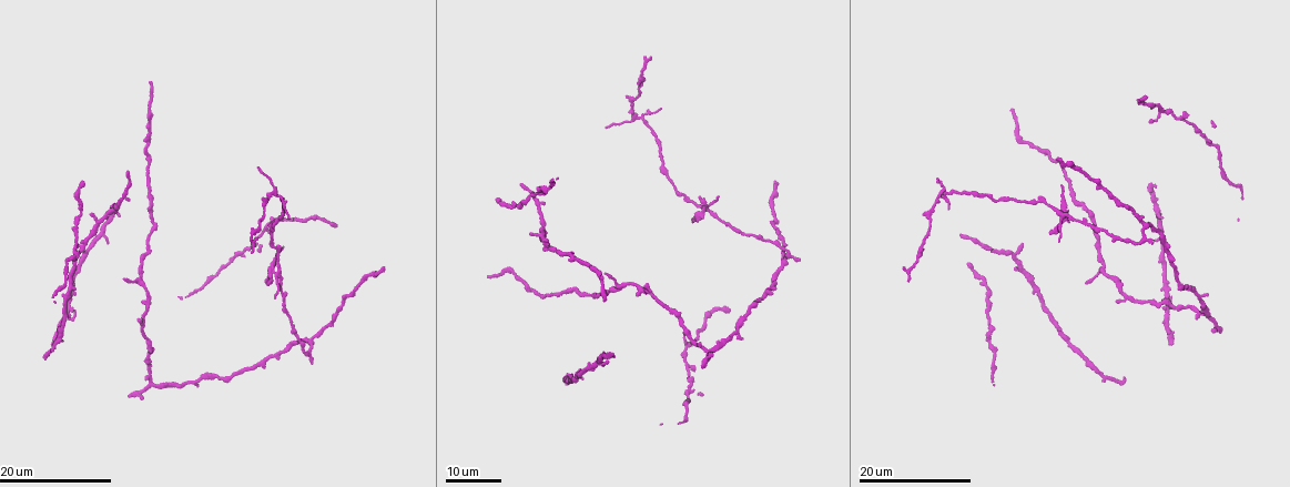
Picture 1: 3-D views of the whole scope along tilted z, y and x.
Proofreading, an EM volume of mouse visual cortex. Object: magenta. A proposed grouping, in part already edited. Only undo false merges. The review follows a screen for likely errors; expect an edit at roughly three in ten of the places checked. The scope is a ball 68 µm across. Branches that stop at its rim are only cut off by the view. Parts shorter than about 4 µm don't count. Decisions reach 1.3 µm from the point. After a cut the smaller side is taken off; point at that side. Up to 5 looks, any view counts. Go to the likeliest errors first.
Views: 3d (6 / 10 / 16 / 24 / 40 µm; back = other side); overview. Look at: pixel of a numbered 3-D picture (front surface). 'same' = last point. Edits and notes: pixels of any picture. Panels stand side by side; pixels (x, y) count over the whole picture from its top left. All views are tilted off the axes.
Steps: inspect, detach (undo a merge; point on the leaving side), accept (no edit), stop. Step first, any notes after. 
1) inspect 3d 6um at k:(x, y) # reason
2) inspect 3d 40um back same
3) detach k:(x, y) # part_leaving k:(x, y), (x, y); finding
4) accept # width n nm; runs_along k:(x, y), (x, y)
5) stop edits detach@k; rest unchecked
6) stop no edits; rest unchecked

inspect 3d 16um at 1:(280, 274) # four-way junction

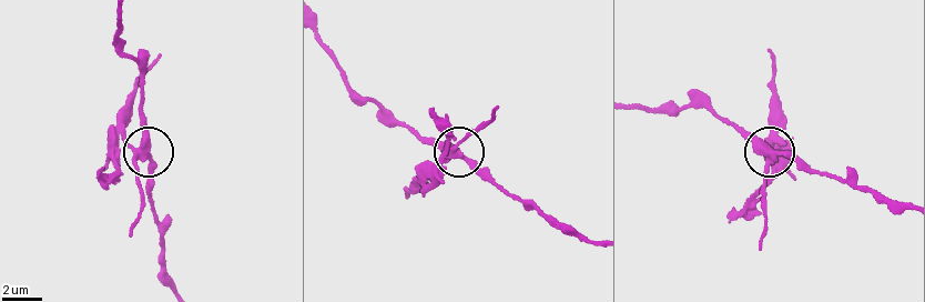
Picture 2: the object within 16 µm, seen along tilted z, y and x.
inspect 3d 6um at 2:(143, 145) # zoom in

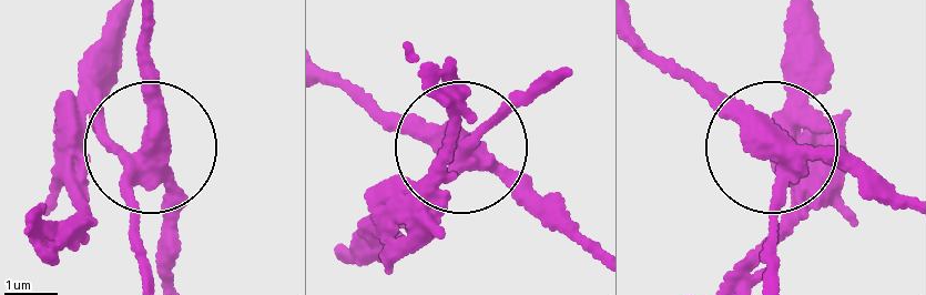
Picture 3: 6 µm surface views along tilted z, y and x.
detach 3:(431, 215) # width 360 nm; part_leaving 3:(461, 159), (344, 258); a second neuron is stuck on

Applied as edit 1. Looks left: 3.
inspect overview

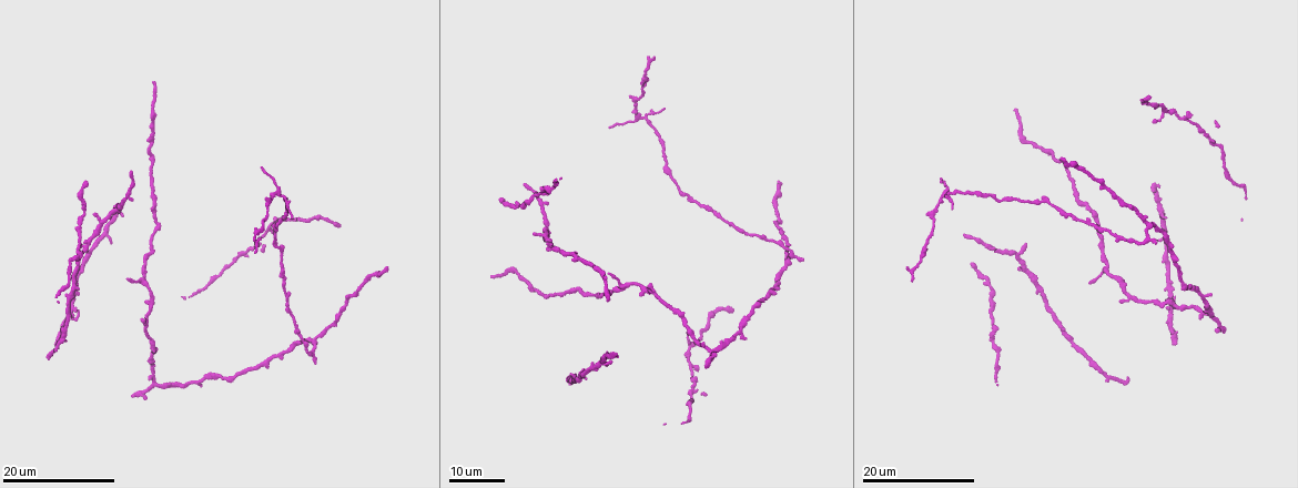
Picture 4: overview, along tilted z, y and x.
inspect 3d 24um at 4:(74, 284) # arms part here

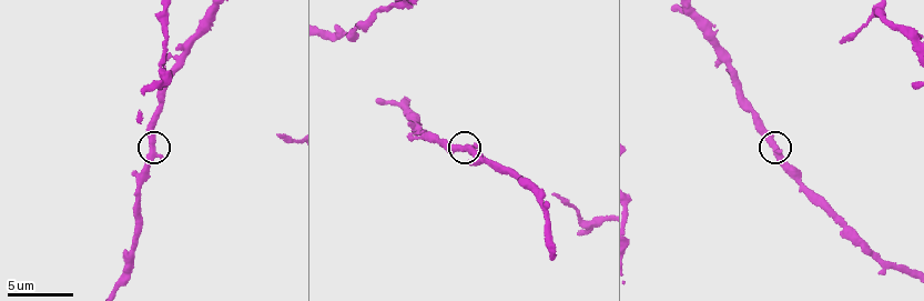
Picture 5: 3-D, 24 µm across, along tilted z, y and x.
inspect 3d 10um at 5:(465, 147) # closer look

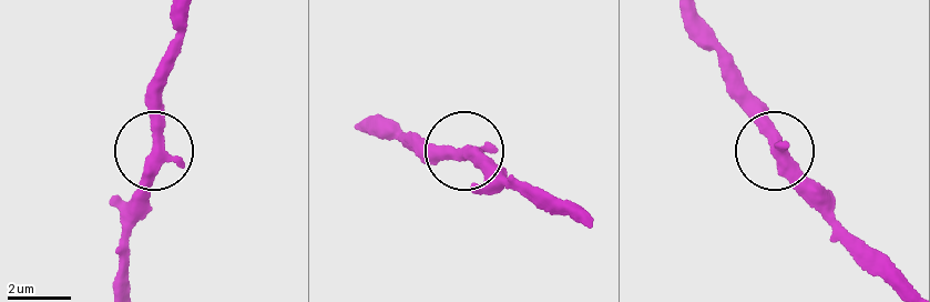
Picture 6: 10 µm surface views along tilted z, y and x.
accept # side_arm 17 um; arms 3; continuous, no second neuron

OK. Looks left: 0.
stop edits detach@3; rest unchecked

